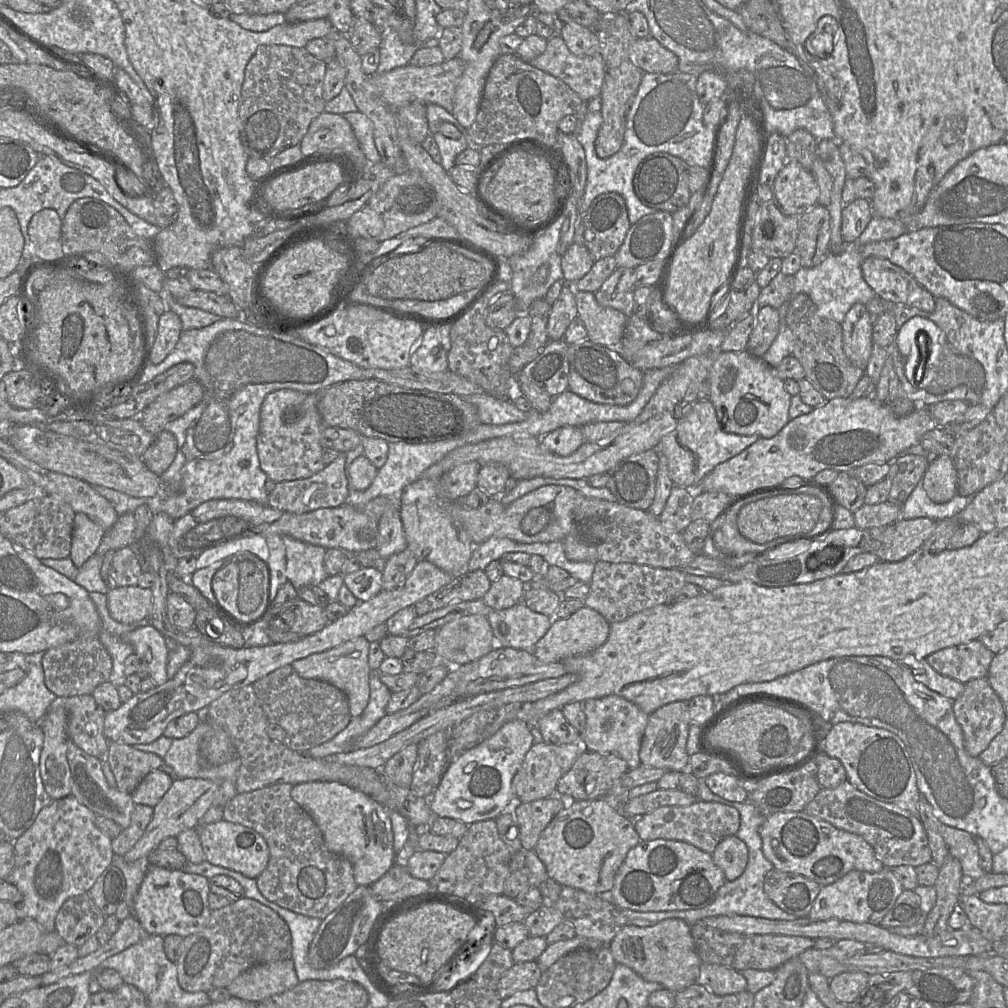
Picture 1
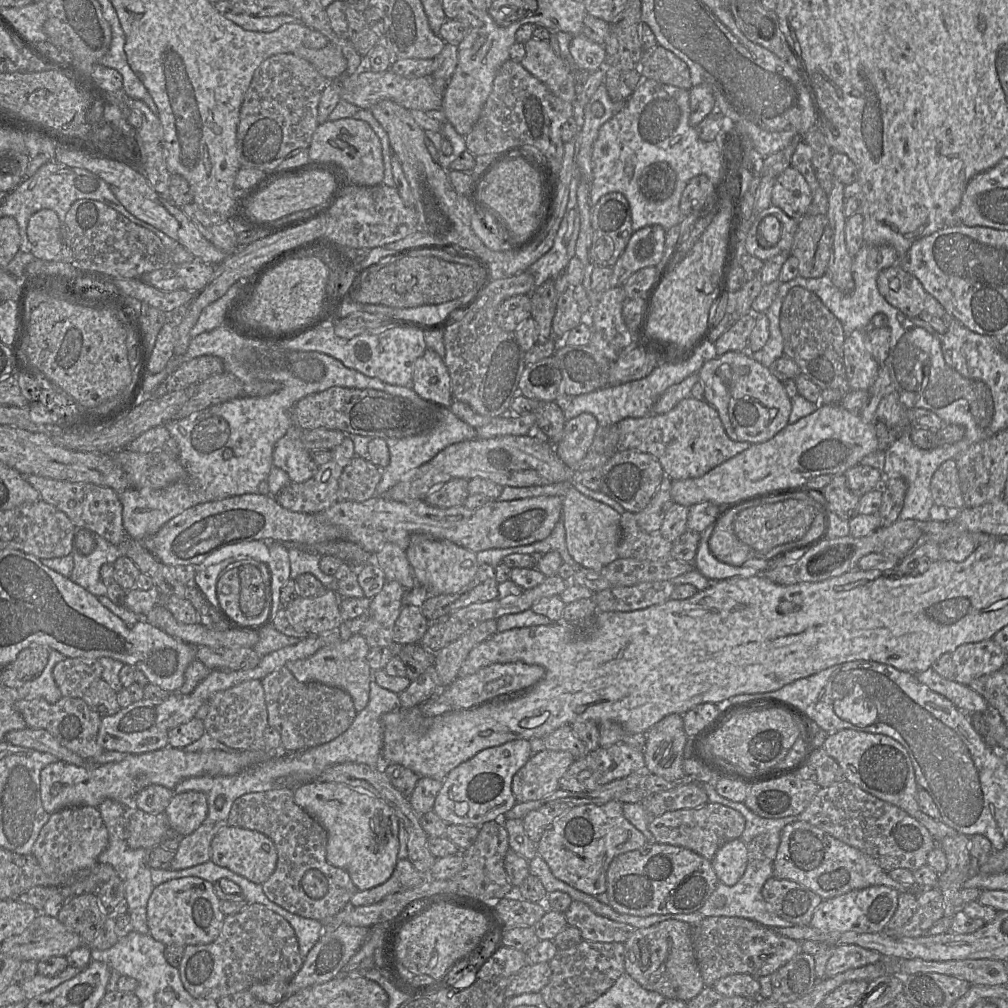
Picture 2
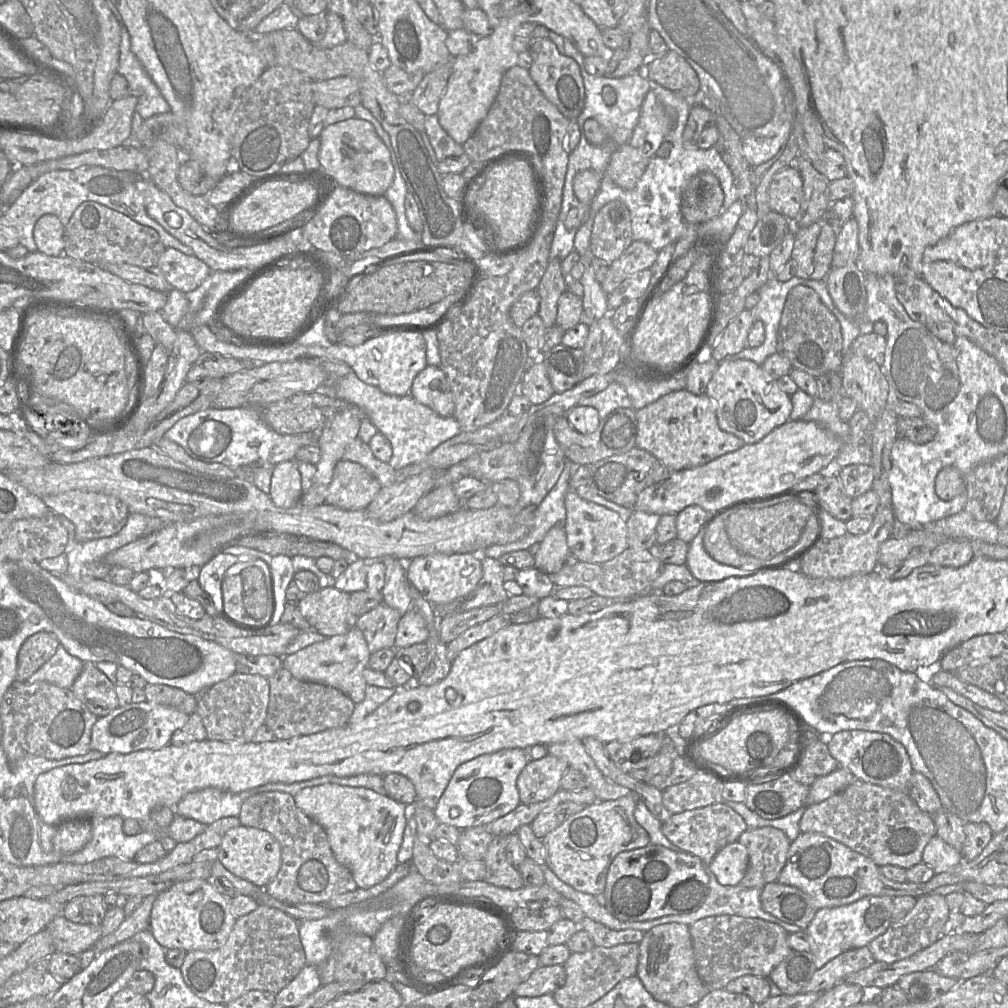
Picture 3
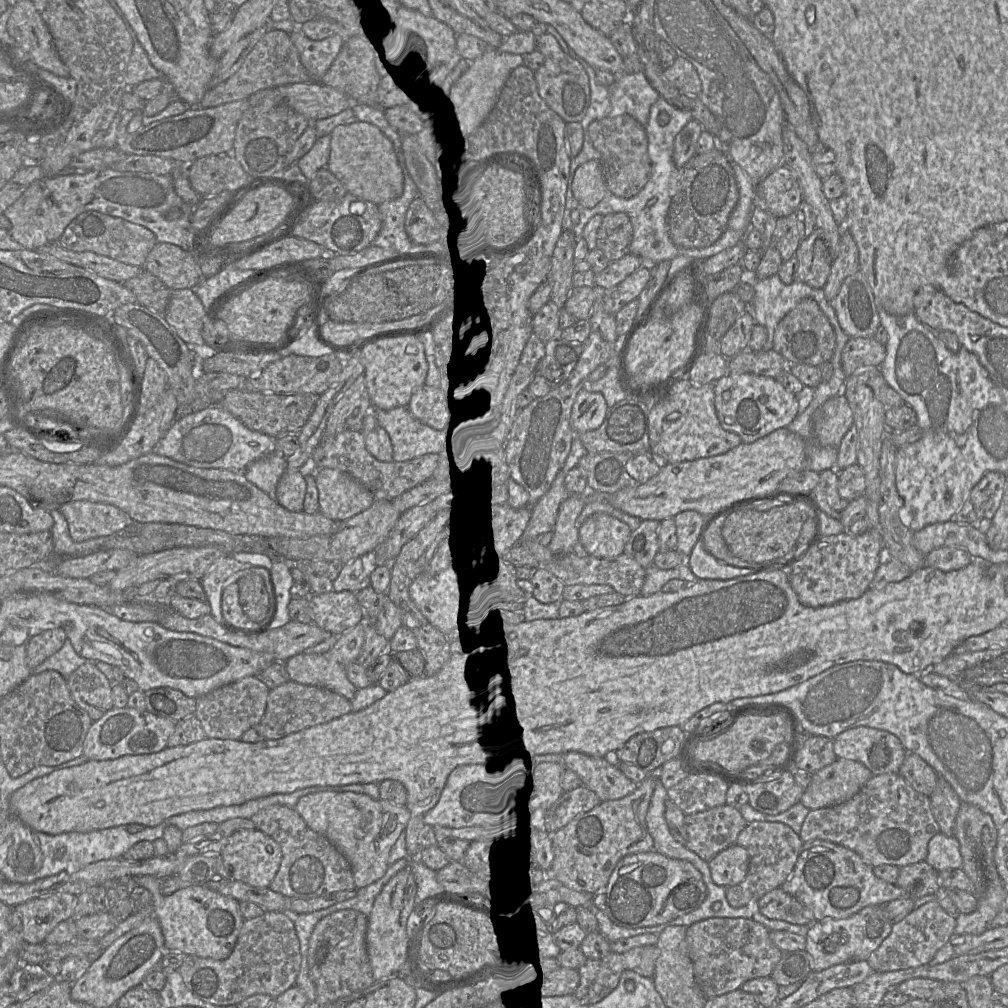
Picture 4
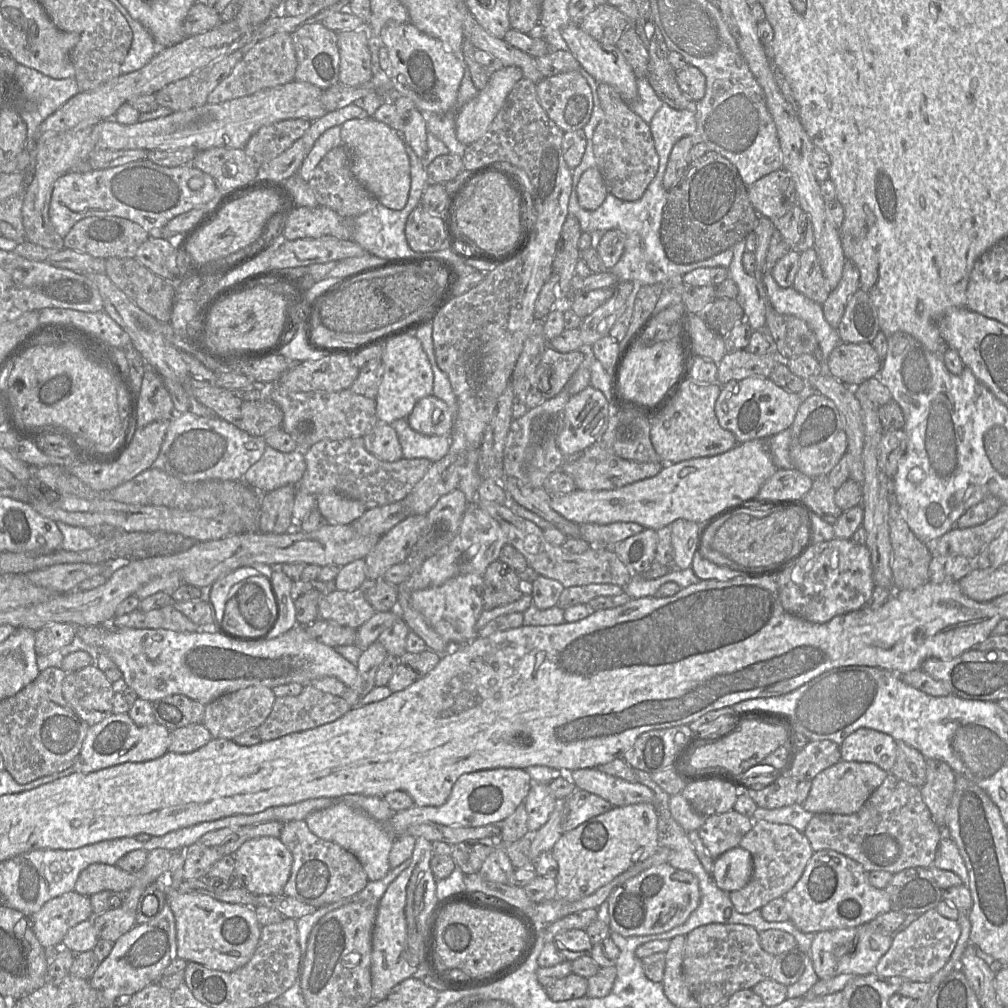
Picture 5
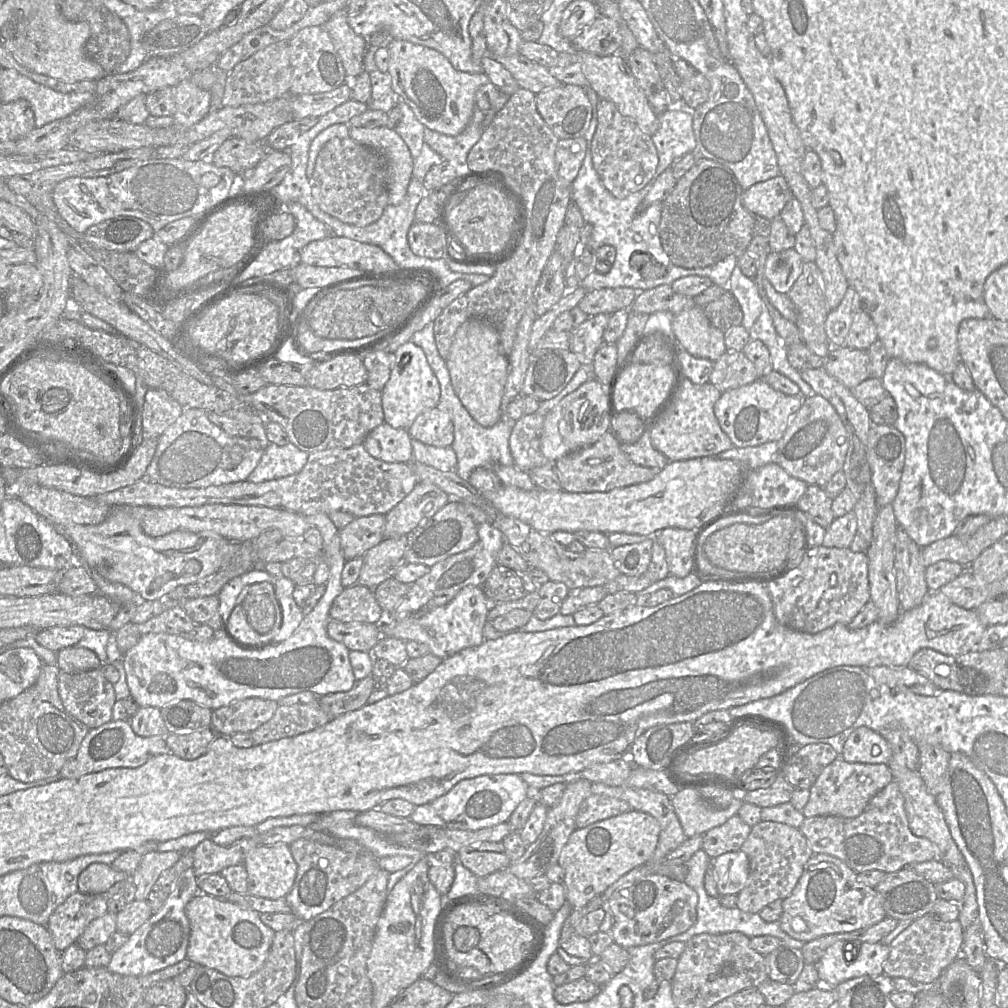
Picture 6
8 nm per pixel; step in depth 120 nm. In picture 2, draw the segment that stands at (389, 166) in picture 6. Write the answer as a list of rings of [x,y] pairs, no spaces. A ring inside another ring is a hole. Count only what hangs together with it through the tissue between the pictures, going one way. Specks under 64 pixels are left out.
[[[343,118],[319,124],[312,135],[308,156],[314,162],[334,167],[346,186],[375,186],[381,184],[384,177],[381,142],[370,125],[362,120]]]

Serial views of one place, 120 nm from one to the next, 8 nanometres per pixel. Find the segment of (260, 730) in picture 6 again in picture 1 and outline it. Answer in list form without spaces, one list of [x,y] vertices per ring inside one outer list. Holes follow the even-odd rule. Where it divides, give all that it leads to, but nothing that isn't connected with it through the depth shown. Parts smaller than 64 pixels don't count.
[[[291,665],[267,674],[254,682],[252,687],[269,722],[278,724],[285,730],[283,744],[297,752],[308,751],[329,741],[352,718],[348,698],[342,690],[322,680],[303,678]]]

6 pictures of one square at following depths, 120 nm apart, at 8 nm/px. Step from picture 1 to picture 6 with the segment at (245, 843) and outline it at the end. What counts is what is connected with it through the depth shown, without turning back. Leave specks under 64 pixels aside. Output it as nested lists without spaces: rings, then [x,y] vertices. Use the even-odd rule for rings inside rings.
[[[284,843],[256,846],[246,853],[242,865],[248,876],[248,893],[272,900],[286,897],[297,874],[297,864]]]

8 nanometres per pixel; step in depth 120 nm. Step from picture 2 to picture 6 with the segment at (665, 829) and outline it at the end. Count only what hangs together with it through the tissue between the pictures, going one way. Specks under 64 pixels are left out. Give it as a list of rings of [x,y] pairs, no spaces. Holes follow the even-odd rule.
[[[734,815],[720,826],[708,830],[703,835],[702,849],[711,859],[724,853],[741,850],[752,827],[746,824],[739,815]]]

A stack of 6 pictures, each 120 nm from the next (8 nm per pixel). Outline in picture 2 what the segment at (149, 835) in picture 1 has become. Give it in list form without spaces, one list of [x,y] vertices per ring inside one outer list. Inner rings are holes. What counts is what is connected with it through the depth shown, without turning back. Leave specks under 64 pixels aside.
[[[199,791],[174,793],[164,813],[171,829],[184,837],[204,823],[207,813],[207,797]]]

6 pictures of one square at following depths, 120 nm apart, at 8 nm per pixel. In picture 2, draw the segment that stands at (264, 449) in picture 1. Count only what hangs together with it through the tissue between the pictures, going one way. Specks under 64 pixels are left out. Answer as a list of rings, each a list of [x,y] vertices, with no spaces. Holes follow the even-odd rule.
[[[292,424],[273,450],[273,466],[284,470],[293,483],[309,480],[319,468],[303,444],[303,434],[302,429]]]

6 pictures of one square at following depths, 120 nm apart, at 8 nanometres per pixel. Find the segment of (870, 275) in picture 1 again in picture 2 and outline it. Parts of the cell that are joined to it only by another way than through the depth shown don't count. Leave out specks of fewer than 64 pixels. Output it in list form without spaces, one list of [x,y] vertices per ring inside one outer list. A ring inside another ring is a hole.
[[[899,265],[882,270],[877,278],[877,286],[881,295],[891,305],[911,318],[919,318],[922,311],[928,311],[931,314],[937,315],[948,323],[954,318],[935,297],[923,288],[921,282],[914,275],[905,271]]]

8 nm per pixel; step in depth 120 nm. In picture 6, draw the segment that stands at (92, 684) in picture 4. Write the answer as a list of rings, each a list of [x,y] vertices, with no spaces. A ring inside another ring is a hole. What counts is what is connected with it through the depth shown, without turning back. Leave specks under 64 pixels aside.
[[[98,669],[79,673],[60,672],[58,692],[66,711],[89,729],[112,720],[116,702],[114,686]]]

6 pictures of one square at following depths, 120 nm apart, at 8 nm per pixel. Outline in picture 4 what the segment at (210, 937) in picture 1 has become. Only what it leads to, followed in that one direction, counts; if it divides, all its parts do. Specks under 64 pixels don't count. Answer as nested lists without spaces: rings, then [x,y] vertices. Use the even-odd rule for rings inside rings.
[[[266,911],[263,915],[244,920],[235,947],[224,960],[187,955],[178,969],[187,988],[201,1000],[217,1006],[237,1005],[255,994],[278,997],[295,985],[302,961],[300,942],[289,911]]]

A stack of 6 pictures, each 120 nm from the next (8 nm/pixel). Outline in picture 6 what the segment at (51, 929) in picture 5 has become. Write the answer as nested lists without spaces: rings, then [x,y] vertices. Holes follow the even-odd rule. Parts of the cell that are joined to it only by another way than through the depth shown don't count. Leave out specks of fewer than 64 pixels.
[[[79,891],[69,896],[50,915],[46,924],[55,947],[63,952],[76,943],[85,928],[108,911],[105,895],[84,894]]]

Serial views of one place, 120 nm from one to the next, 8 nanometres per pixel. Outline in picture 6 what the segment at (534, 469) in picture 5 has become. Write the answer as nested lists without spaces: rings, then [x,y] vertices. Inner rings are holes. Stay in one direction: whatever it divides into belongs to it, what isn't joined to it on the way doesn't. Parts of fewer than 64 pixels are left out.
[[[538,413],[524,415],[513,426],[509,447],[514,466],[523,471],[541,466],[554,467],[554,463],[546,458],[540,449],[544,419],[545,415]]]

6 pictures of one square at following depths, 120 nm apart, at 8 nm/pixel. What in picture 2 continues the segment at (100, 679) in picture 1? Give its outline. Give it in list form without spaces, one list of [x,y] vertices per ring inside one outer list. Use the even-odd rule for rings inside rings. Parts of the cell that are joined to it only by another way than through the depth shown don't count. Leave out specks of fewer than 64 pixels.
[[[66,658],[53,668],[53,678],[62,697],[82,698],[86,689],[101,678],[103,668],[98,659]]]

